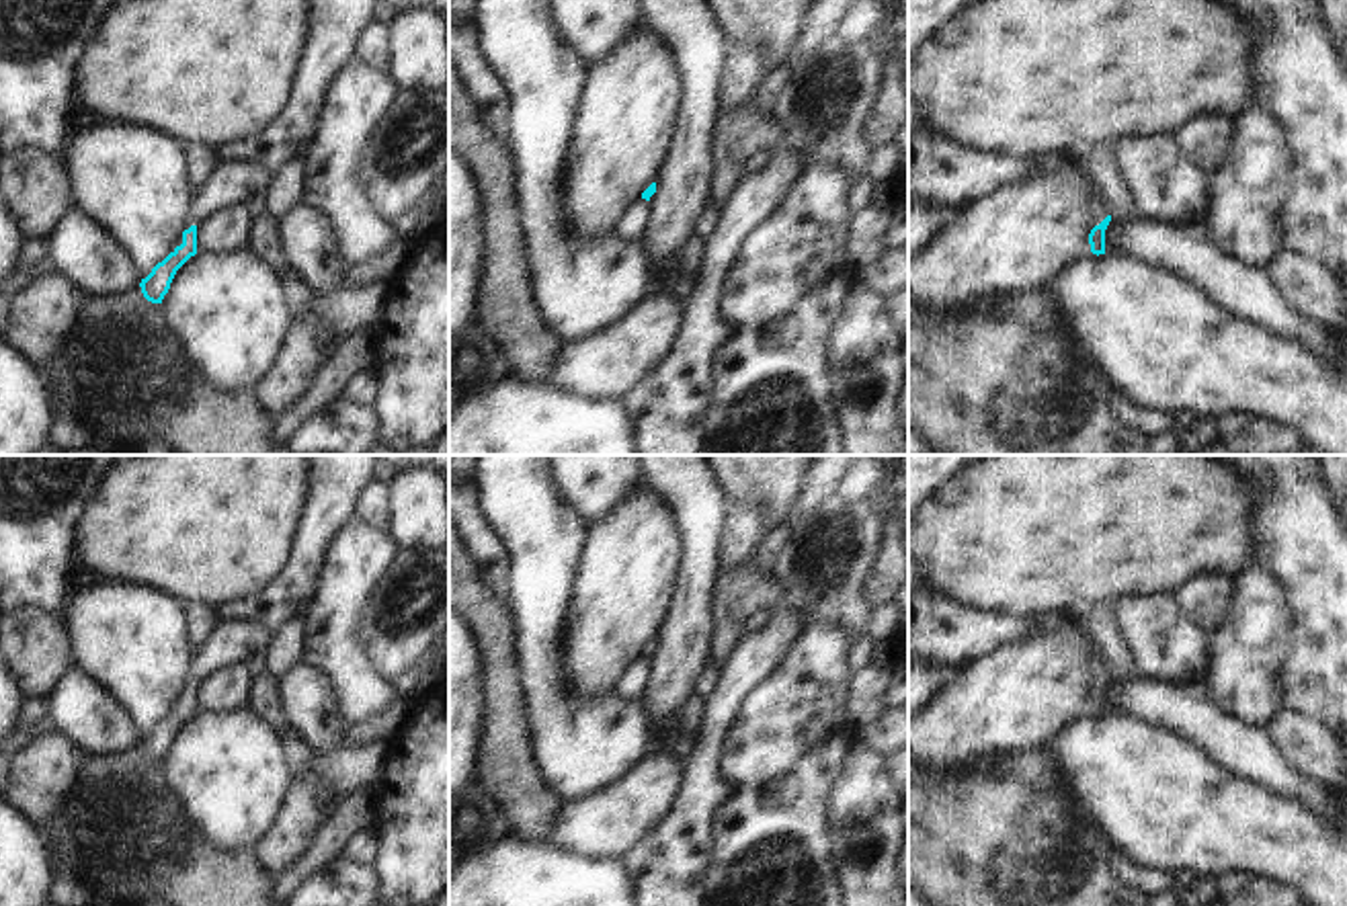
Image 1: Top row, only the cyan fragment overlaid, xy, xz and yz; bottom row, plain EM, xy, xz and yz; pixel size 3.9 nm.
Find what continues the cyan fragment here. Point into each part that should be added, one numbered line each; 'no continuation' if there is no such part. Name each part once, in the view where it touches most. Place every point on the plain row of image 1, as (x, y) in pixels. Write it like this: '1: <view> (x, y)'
1: yz (1099, 669)

